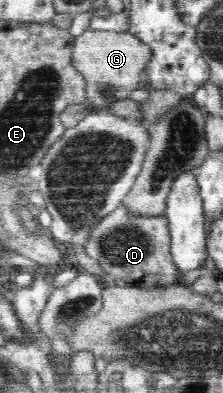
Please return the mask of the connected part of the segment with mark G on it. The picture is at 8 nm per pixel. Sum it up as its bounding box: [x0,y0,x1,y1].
[72,28,151,110]

